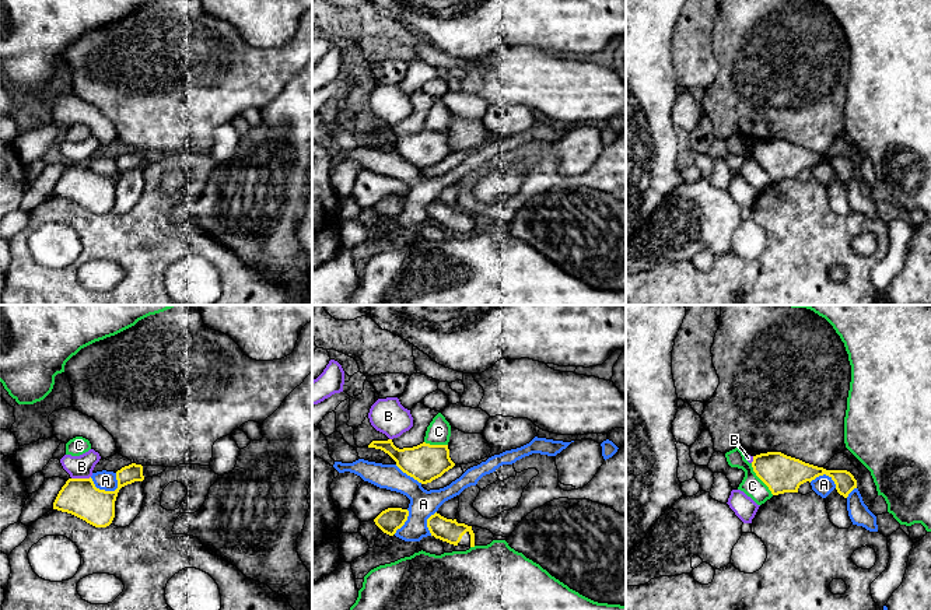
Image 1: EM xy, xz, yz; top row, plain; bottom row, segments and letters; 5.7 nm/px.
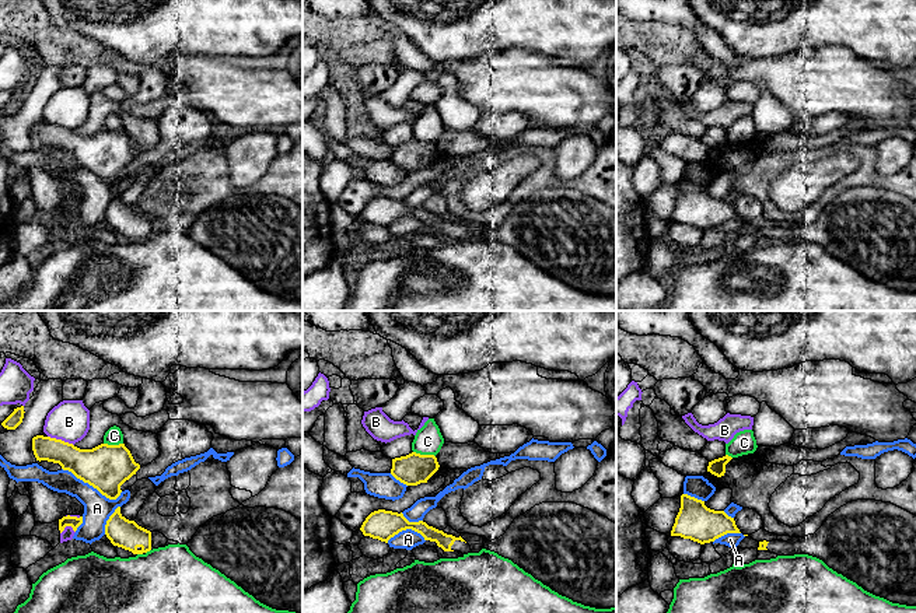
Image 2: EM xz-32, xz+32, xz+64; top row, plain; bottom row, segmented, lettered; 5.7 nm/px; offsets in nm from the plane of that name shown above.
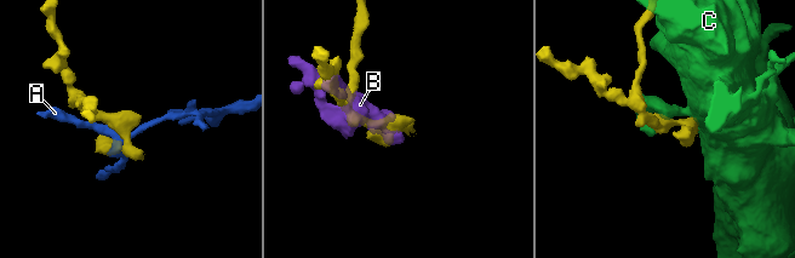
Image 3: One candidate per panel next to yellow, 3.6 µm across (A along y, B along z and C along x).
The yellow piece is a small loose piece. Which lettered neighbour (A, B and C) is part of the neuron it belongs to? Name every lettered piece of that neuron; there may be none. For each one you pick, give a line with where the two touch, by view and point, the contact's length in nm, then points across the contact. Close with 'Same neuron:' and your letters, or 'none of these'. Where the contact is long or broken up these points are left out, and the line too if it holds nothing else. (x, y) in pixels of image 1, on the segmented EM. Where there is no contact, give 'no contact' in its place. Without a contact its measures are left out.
Same neuron: none of these

